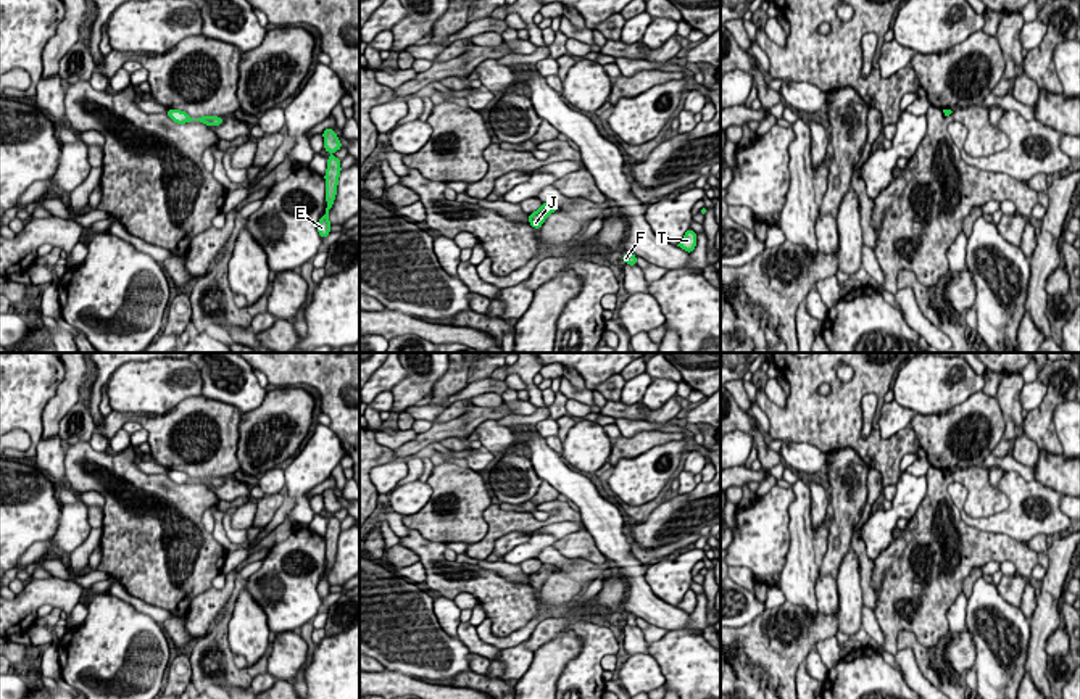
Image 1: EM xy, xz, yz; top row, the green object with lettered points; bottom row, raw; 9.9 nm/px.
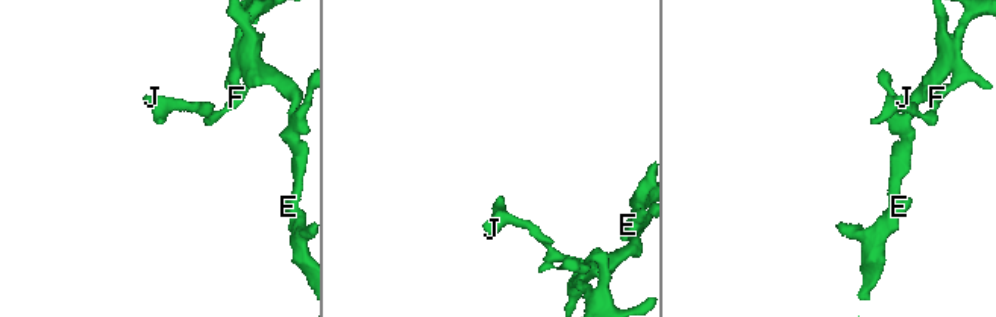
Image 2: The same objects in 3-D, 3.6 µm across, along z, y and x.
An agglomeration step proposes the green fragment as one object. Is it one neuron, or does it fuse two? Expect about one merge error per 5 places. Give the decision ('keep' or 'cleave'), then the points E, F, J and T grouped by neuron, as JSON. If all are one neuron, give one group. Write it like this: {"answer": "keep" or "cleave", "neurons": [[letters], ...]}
{"answer": "keep", "neurons": [["E", "F", "J", "T"]]}

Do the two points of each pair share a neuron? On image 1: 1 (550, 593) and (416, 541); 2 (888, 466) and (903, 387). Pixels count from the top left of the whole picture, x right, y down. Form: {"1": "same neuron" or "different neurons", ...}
{"1": "different neurons", "2": "different neurons"}

